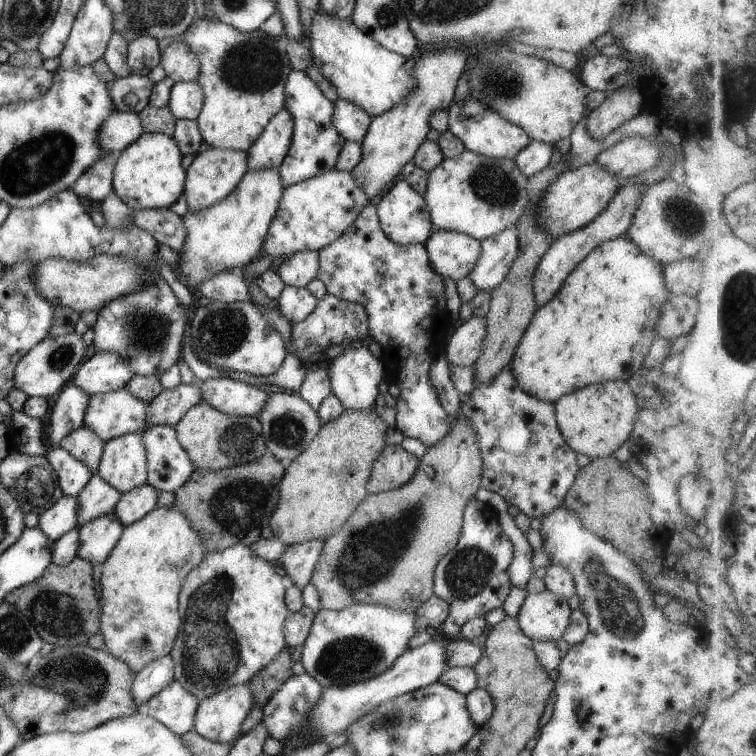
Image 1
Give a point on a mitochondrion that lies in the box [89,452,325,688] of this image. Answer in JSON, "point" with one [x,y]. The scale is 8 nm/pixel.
{"point":[205,609]}

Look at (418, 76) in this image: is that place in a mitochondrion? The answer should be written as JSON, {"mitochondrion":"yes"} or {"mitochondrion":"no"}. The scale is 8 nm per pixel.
{"mitochondrion":"no"}

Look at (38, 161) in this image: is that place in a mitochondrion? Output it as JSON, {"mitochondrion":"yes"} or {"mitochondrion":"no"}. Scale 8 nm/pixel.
{"mitochondrion":"yes"}

